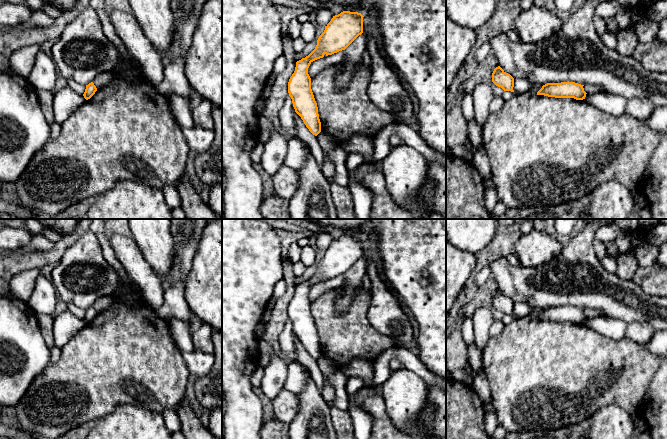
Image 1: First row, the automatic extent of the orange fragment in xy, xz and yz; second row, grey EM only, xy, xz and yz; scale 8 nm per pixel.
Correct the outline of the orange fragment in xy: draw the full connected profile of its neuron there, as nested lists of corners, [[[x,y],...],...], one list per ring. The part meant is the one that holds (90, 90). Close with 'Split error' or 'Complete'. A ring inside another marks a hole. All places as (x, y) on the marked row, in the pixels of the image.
[[[91,82],[88,85],[86,85],[86,89],[83,96],[86,100],[88,100],[95,94],[96,91],[97,91],[96,86],[94,85],[93,82]]]. Complete

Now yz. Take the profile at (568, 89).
[[[575,82],[547,83],[537,92],[537,95],[544,95],[555,98],[574,98],[583,100],[586,97],[584,85]]]. Complete

